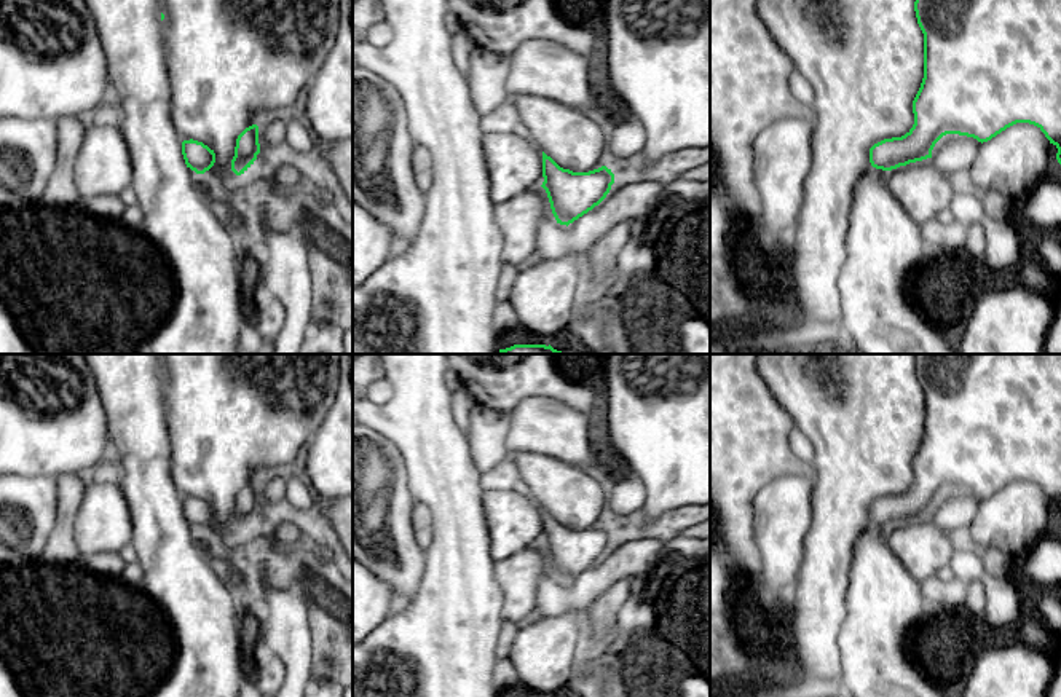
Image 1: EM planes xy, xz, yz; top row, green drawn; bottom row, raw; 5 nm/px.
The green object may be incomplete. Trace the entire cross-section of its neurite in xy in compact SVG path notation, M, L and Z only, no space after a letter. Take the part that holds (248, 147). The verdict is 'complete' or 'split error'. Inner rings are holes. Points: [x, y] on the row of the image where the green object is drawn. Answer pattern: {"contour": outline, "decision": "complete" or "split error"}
{"contour": "M258 126L246 128L236 139L235 156L231 159L231 171L236 175L244 174L257 159L260 153Z", "decision": "complete"}

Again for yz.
{"contour": "M916 0L914 11L924 33L924 78L913 100L914 124L901 137L884 139L870 148L870 163L876 169L892 171L909 163L932 158L935 144L946 134L973 137L988 142L1016 123L1037 126L1058 148L1061 164L1061 0Z", "decision": "complete"}

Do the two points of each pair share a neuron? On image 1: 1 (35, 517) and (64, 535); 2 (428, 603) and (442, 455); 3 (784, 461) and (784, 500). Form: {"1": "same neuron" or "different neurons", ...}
{"1": "different neurons", "2": "same neuron", "3": "different neurons"}

